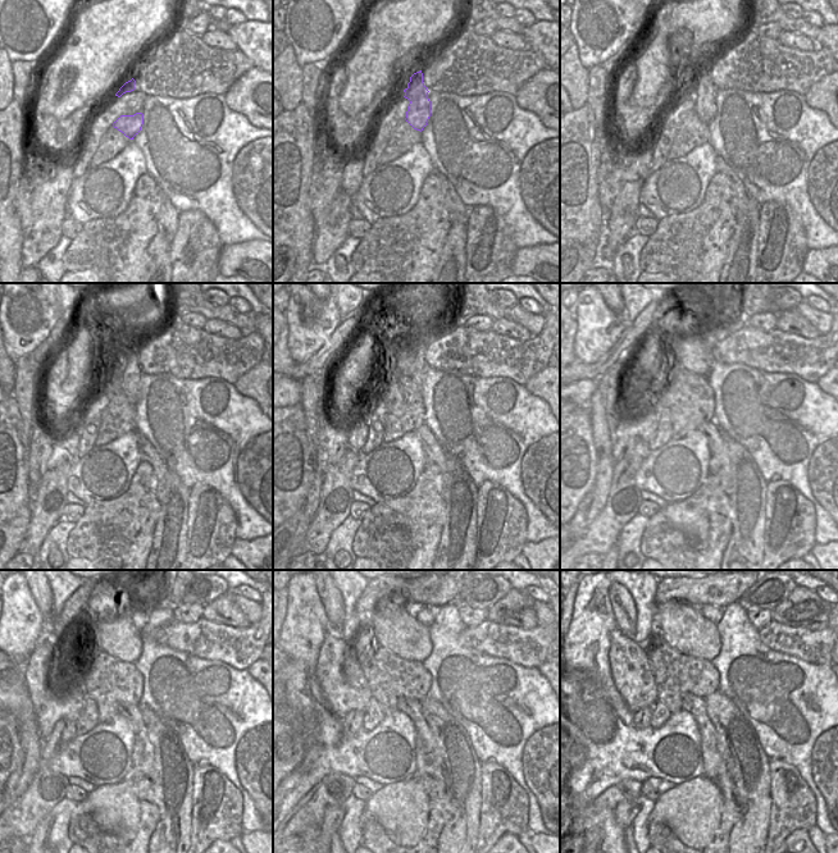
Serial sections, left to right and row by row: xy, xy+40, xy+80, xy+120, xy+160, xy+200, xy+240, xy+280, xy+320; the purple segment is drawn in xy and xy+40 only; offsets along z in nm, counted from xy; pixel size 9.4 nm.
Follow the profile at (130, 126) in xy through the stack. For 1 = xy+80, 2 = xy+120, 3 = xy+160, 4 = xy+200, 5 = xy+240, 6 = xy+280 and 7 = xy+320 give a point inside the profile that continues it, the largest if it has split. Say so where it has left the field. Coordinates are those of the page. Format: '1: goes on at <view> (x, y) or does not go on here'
1: goes on at xy+80 (705, 106)
2: goes on at xy+120 (130, 382)
3: goes on at xy+160 (424, 337)
4: goes on at xy+200 (714, 331)
5: goes on at xy+240 (139, 615)
6: goes on at xy+280 (424, 615)
7: goes on at xy+320 (714, 614)

